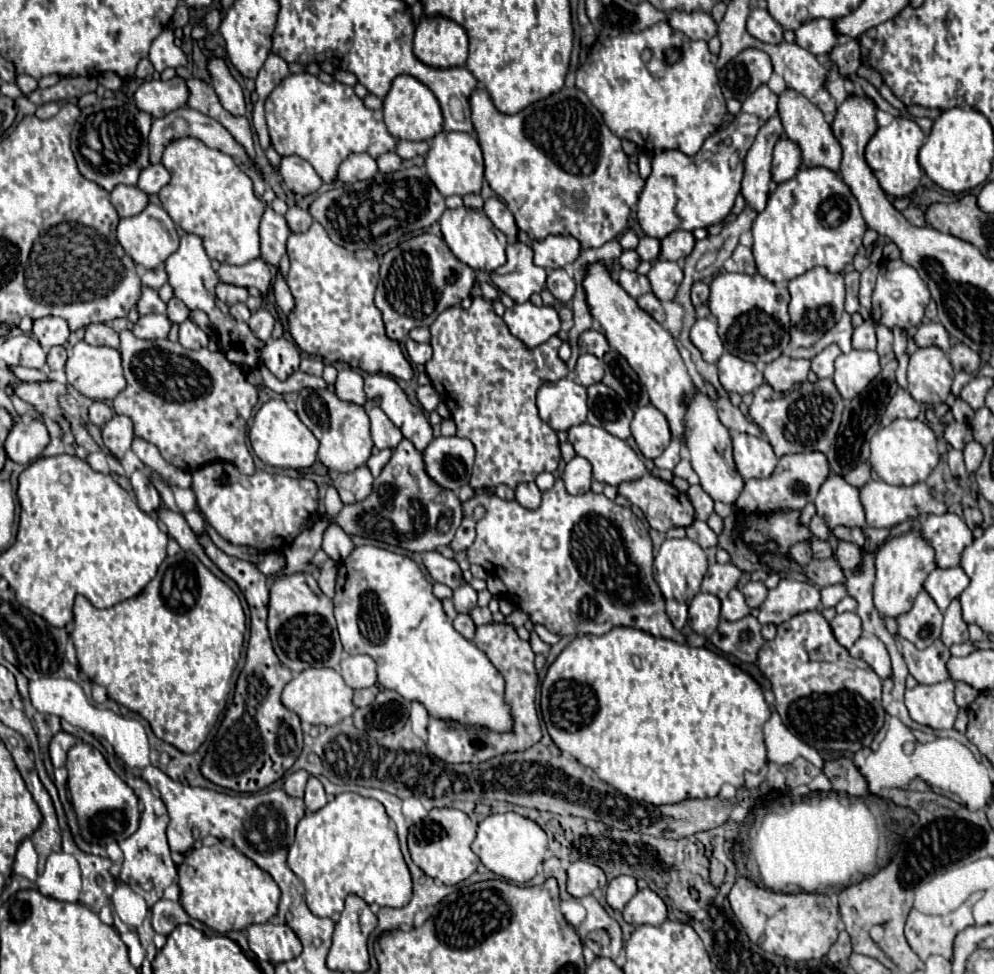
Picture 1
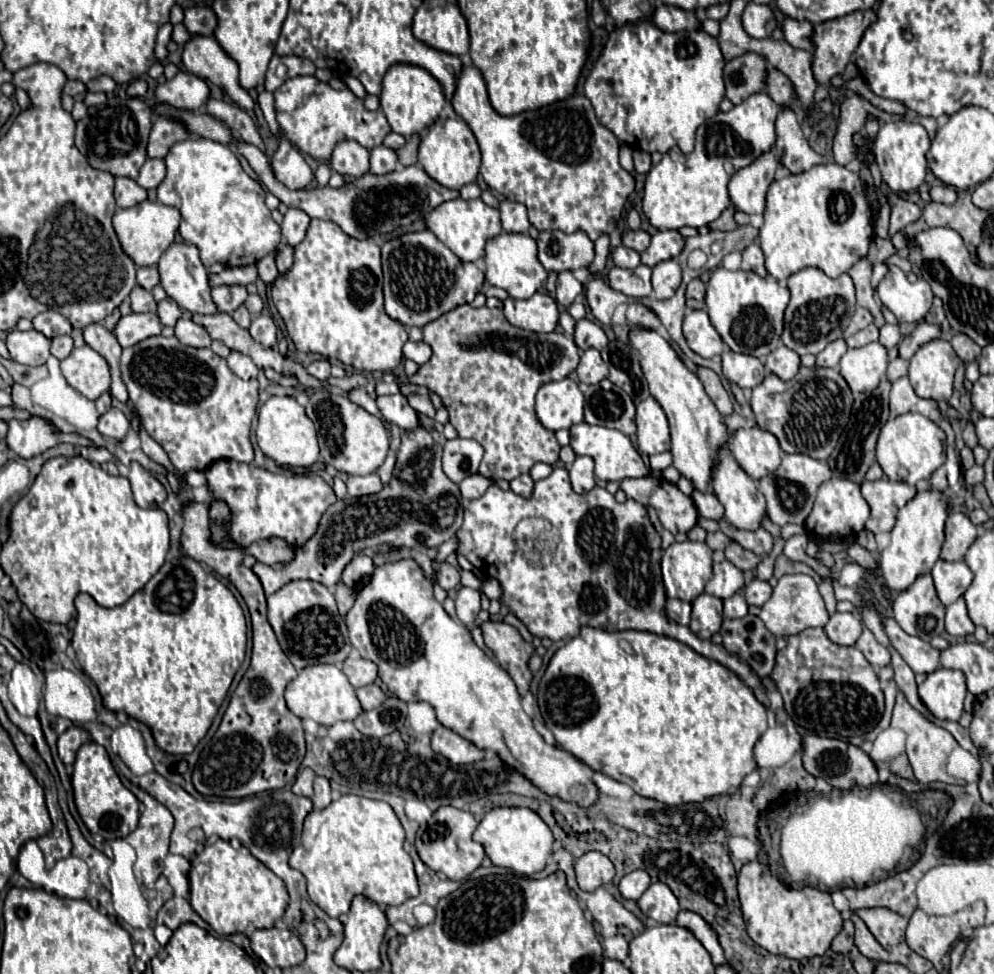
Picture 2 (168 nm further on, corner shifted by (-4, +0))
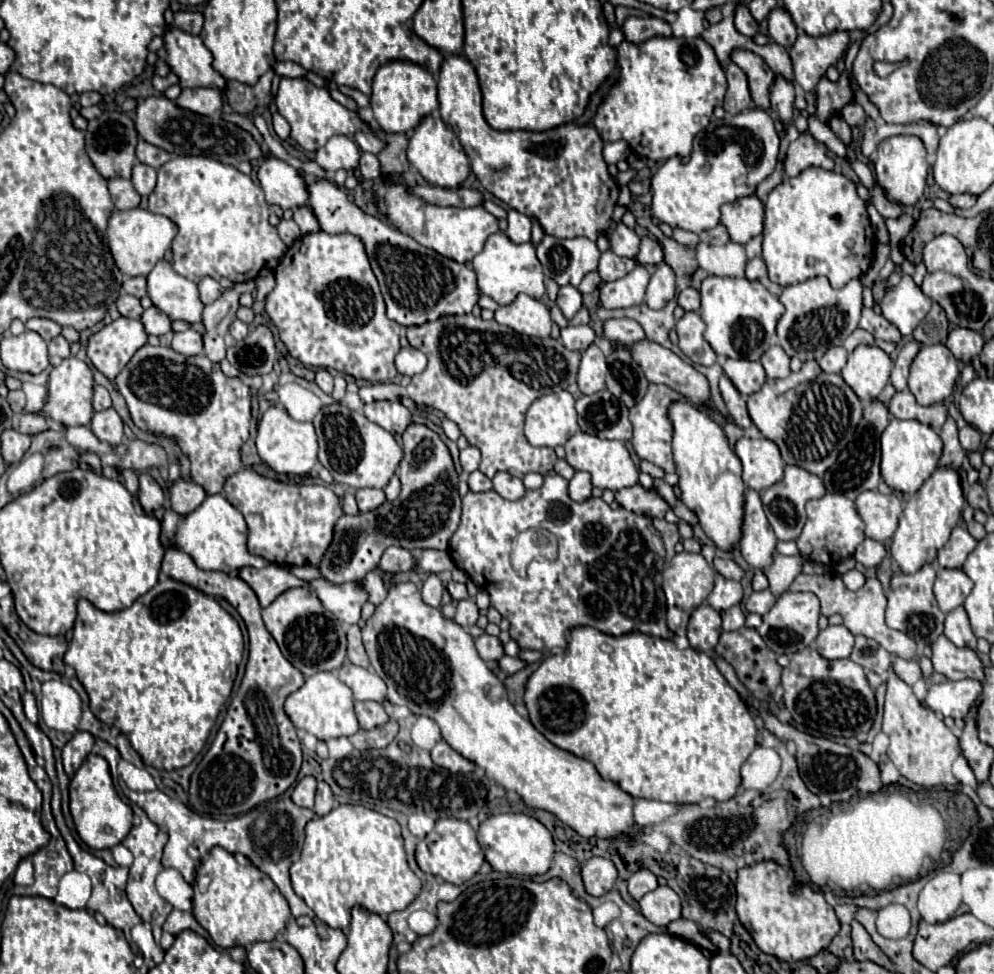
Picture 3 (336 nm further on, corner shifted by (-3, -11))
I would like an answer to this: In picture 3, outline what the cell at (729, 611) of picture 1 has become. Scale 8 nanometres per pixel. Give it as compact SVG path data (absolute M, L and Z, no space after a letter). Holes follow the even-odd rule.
M740 604L728 608L722 612L722 630L736 630L744 626L744 612L740 608Z

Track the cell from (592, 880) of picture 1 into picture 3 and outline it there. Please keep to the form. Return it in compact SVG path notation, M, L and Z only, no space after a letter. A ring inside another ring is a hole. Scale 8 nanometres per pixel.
M594 856L582 864L582 880L586 886L586 892L592 896L604 896L614 888L614 882L618 878L618 870L612 860Z

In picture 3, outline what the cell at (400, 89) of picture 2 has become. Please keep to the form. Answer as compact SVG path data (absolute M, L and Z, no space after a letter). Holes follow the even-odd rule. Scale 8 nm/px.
M390 60L382 64L372 80L370 106L374 118L384 132L410 132L414 130L424 116L438 108L438 88L432 74L420 64L408 60Z

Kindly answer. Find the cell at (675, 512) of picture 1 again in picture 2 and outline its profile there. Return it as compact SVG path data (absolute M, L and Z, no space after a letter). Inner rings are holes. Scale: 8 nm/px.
M641 477L641 479L625 479L621 481L621 489L627 497L635 499L641 505L651 505L661 525L671 531L689 531L697 525L699 513L693 499L679 491L677 485L669 483L667 479L657 477Z

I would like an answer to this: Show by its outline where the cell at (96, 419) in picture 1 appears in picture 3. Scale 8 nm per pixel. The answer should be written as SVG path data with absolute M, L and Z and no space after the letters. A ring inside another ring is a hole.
M94 384L92 408L94 408L94 410L106 410L106 408L110 408L110 406L112 406L112 402L110 402L110 392L108 392L104 386Z

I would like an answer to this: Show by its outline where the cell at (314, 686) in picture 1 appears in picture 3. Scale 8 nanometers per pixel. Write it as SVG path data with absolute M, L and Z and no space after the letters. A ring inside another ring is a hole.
M318 672L310 678L306 678L304 686L286 698L284 712L296 728L302 728L302 730L314 734L318 740L352 736L360 730L356 714L354 714L352 690L344 682L340 682L340 678L334 672Z

